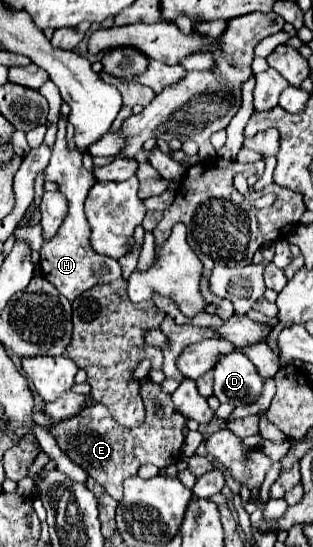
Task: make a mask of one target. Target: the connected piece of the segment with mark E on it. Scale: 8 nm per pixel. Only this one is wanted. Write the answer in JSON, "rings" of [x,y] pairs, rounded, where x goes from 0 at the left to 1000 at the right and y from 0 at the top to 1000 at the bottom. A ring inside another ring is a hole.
{"rings":[[[457,691],[447,706],[454,706],[454,709],[447,709],[447,720],[466,746],[466,768],[460,768],[460,775],[441,779],[441,782],[396,782],[396,779],[383,779],[383,775],[358,764],[358,757],[345,753],[339,742],[307,739],[307,742],[268,750],[262,757],[236,761],[236,764],[224,764],[224,768],[211,768],[211,771],[179,775],[179,779],[160,786],[166,797],[179,801],[185,815],[211,826],[211,834],[217,834],[224,841],[236,841],[249,852],[262,852],[262,856],[281,863],[281,870],[294,870],[313,885],[326,885],[326,892],[332,892],[364,914],[377,914],[377,918],[383,918],[383,910],[390,910],[390,881],[396,881],[396,874],[435,870],[435,863],[441,863],[441,856],[447,856],[454,848],[498,848],[505,856],[537,856],[550,845],[562,845],[562,837],[575,837],[581,808],[588,808],[588,801],[581,801],[581,782],[588,782],[588,775],[594,775],[594,764],[550,742],[543,720],[530,720],[530,717],[511,709],[511,702],[486,698],[479,691]],[[502,733],[524,742],[524,761],[518,761],[518,764],[498,755],[495,739]]]}

